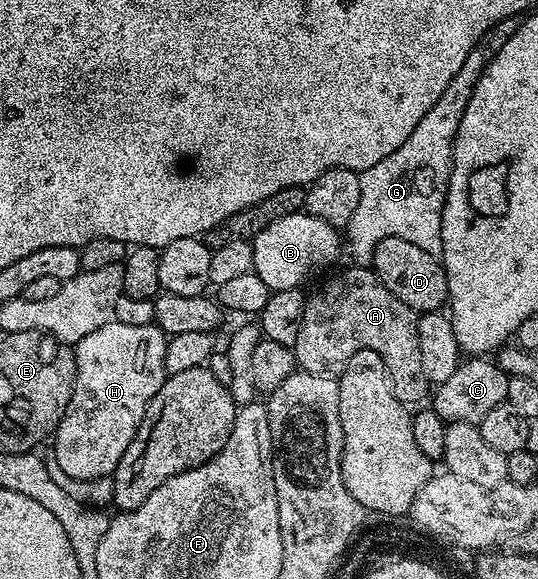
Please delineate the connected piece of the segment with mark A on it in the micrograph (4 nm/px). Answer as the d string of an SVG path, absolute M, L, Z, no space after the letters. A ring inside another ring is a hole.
M350 266L347 272L334 276L323 288L318 288L307 295L304 306L304 322L300 322L300 338L294 343L294 358L297 367L303 372L317 376L337 378L341 376L344 366L356 354L356 350L376 350L384 362L386 372L390 375L390 387L401 404L418 406L422 399L432 392L430 379L424 374L424 365L420 363L420 338L418 337L419 313L413 312L400 298L396 298L378 281L373 271L366 266Z

